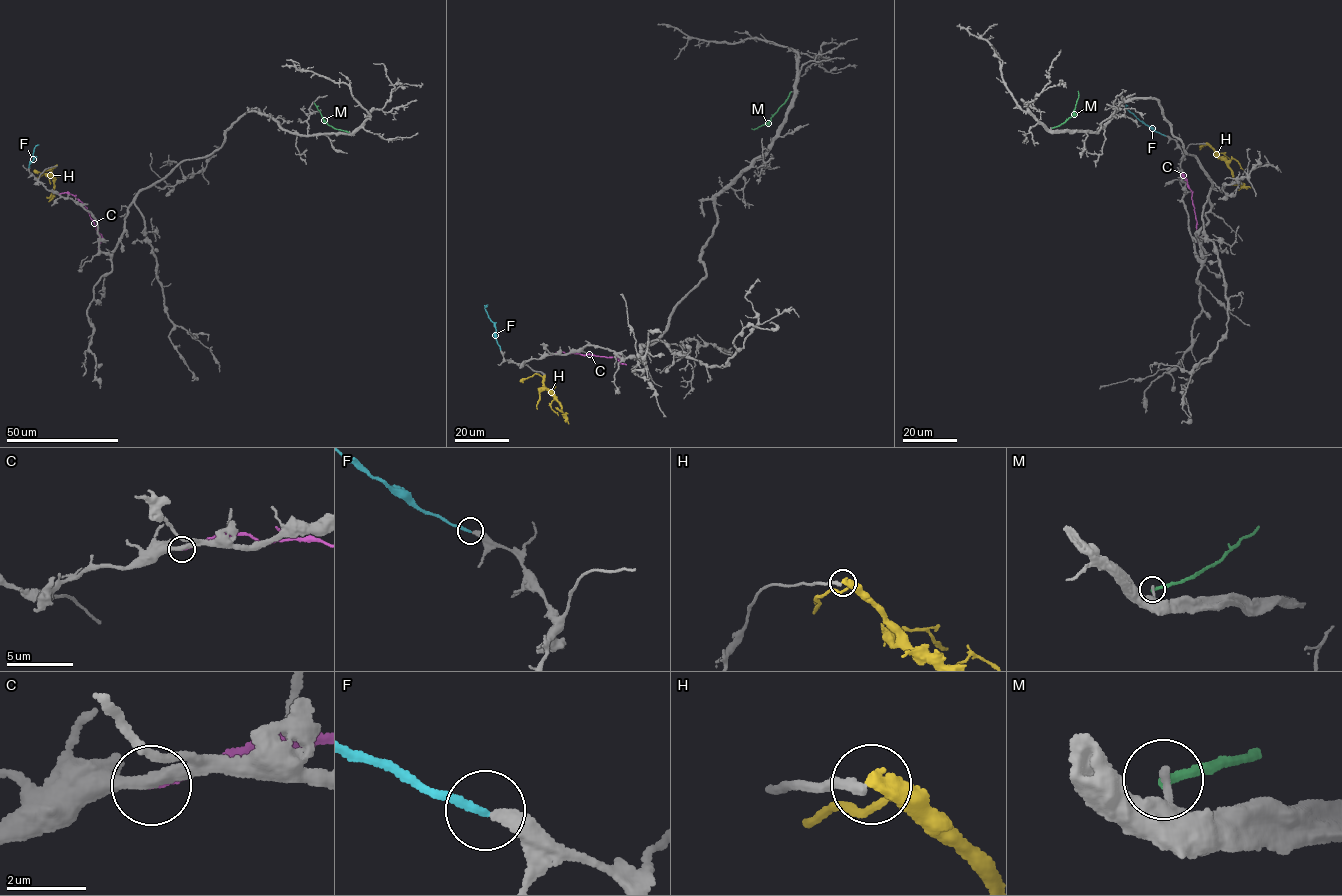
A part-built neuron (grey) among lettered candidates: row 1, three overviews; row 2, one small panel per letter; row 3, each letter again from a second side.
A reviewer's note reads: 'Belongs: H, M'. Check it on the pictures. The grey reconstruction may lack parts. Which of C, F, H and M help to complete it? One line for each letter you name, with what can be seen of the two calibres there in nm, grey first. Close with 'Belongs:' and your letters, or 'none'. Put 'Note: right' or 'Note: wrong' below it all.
F: Thickness 360 nm (grey) against 190 nm
M: Thickness 200 nm (grey) against 240 nm
Belongs: F, M
Note: wrong

